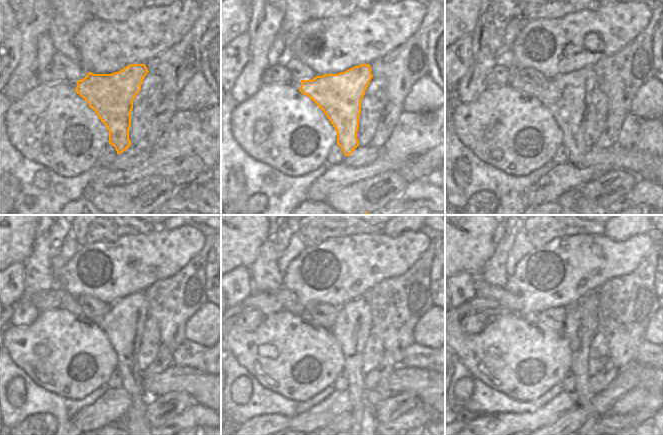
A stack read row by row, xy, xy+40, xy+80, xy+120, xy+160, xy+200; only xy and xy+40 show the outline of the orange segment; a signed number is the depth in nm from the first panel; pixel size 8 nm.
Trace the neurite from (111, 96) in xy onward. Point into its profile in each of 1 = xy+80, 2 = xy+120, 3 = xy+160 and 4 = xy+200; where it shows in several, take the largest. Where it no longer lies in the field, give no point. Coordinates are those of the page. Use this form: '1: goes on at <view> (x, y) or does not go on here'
1: goes on at xy+80 (566, 96)
2: goes on at xy+120 (123, 324)
3: goes on at xy+160 (352, 326)
4: goes on at xy+200 (580, 327)

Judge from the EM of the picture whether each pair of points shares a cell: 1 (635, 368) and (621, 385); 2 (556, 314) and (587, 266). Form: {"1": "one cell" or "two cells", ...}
{"1": "one cell", "2": "two cells"}

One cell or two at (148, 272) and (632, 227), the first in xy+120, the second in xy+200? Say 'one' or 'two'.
two

